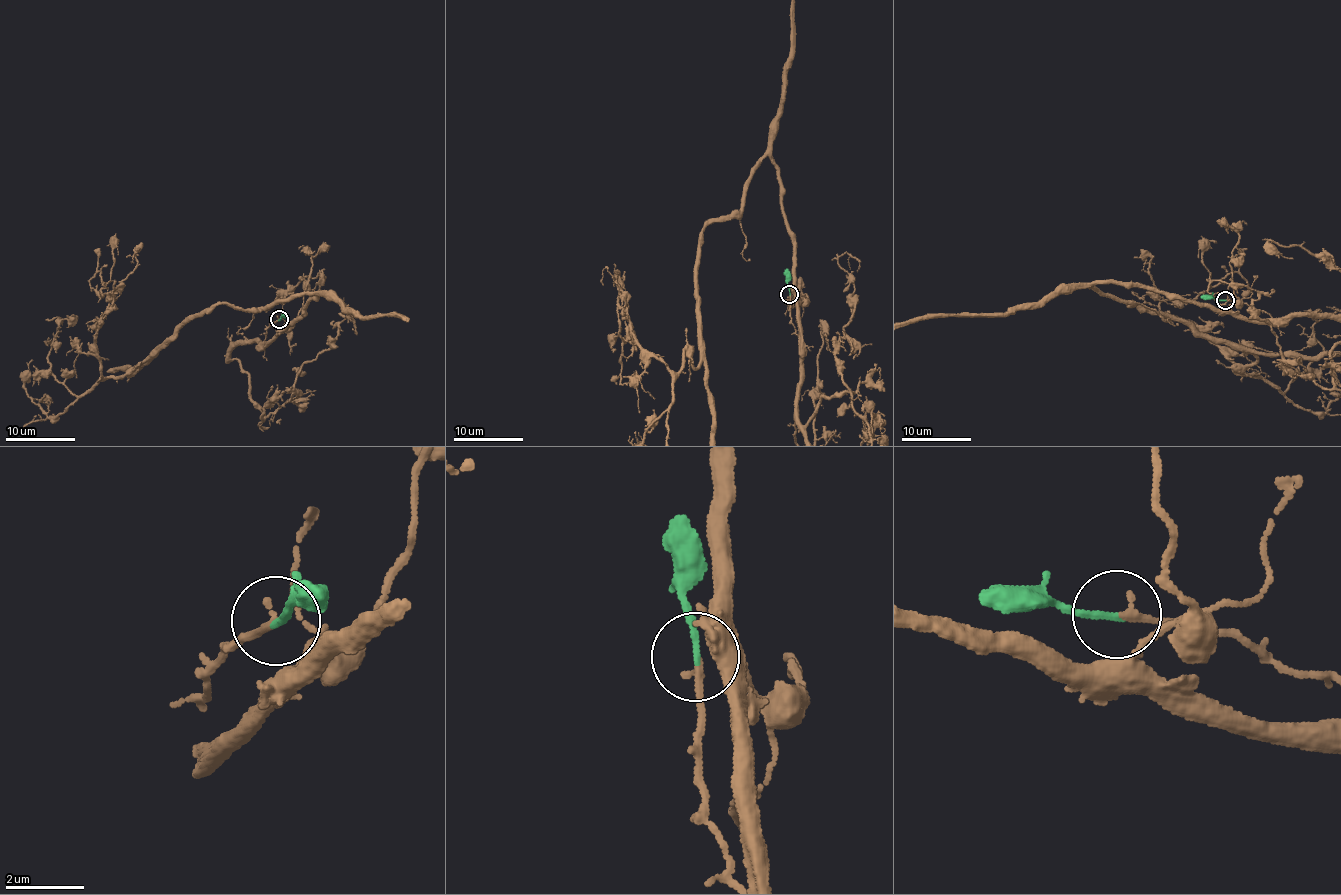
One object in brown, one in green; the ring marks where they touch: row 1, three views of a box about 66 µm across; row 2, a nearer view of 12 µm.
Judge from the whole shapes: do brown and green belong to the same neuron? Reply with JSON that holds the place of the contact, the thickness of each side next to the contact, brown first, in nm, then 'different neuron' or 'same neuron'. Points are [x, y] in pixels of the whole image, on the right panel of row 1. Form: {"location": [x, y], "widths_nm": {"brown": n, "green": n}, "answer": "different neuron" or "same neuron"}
{"location": [1225, 300], "widths_nm": {"brown": 150, "green": 170}, "answer": "same neuron"}

